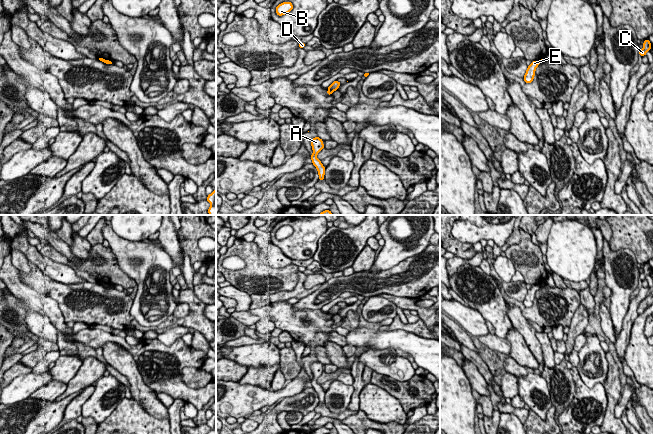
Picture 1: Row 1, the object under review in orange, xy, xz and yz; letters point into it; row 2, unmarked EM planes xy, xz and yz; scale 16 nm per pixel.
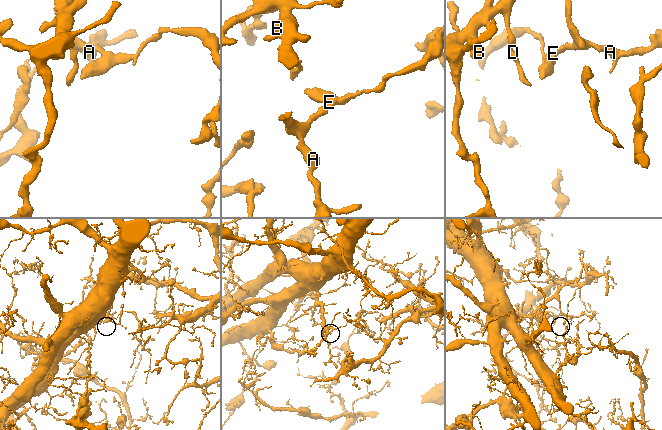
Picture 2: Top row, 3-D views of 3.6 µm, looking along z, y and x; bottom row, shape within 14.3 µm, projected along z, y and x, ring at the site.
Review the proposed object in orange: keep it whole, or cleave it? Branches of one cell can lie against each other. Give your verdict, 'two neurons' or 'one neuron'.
two neurons

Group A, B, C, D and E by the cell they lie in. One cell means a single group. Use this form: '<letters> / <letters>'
A B C D / E

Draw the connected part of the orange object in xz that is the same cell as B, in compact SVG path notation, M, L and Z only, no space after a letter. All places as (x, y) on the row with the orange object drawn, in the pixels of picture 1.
M283 2L276 7L276 14L279 16L289 13L293 9L291 2Z

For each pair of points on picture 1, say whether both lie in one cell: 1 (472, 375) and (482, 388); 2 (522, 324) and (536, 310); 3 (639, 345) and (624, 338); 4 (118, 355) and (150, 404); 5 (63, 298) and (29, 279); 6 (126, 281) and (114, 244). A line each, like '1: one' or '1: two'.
1: one
2: two
3: two
4: one
5: one
6: two

